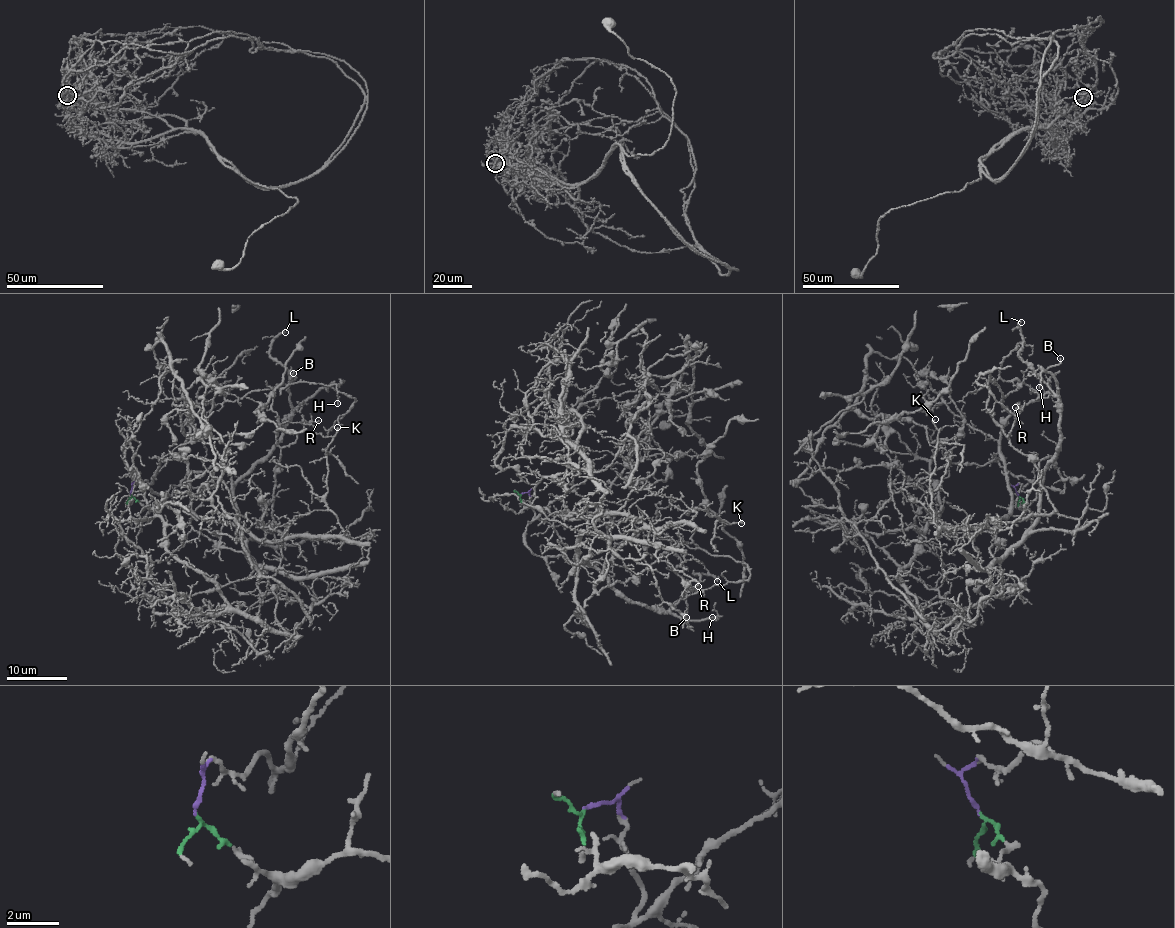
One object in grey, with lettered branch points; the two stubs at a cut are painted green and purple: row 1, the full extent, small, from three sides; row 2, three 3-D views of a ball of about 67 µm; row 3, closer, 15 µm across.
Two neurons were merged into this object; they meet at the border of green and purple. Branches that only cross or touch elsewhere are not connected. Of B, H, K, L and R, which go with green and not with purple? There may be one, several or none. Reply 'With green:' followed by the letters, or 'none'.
With green: K, R

